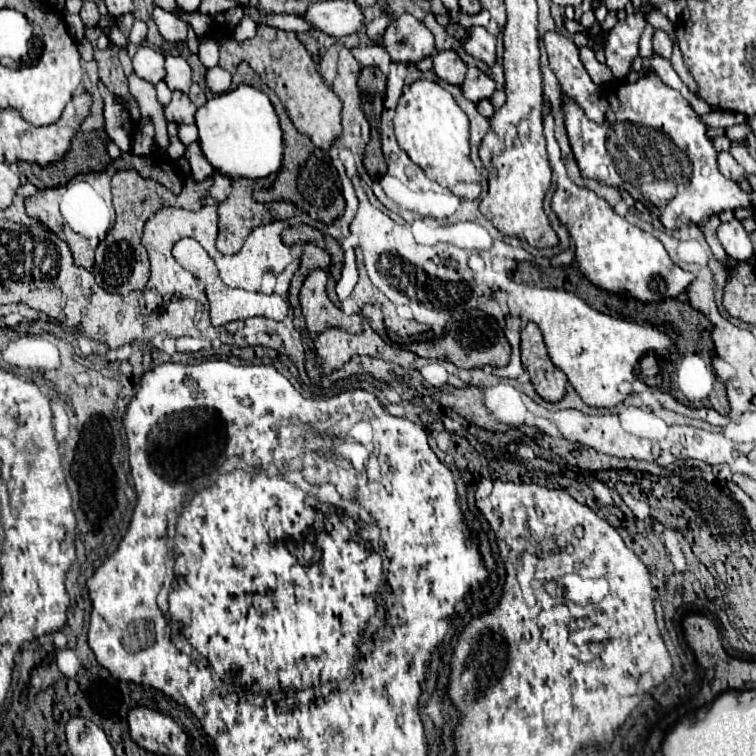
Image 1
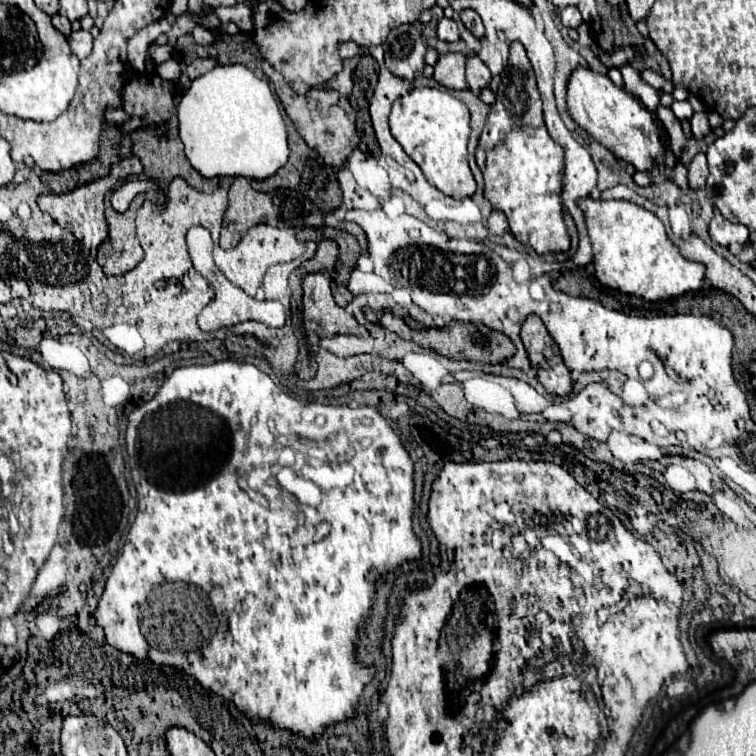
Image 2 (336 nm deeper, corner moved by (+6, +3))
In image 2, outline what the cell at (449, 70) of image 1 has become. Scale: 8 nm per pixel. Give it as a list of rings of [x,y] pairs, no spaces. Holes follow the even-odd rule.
[[[440,54],[436,66],[434,66],[434,80],[450,90],[464,90],[466,88],[466,76],[464,76],[464,54]]]

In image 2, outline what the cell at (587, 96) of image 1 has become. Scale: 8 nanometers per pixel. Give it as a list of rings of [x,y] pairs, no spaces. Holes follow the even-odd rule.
[[[588,68],[574,70],[568,82],[568,112],[580,128],[584,128],[616,158],[634,164],[638,172],[654,170],[666,154],[666,142],[660,140],[660,134],[666,132],[664,126],[652,112],[642,108],[632,94],[614,86],[606,74],[598,74]]]

